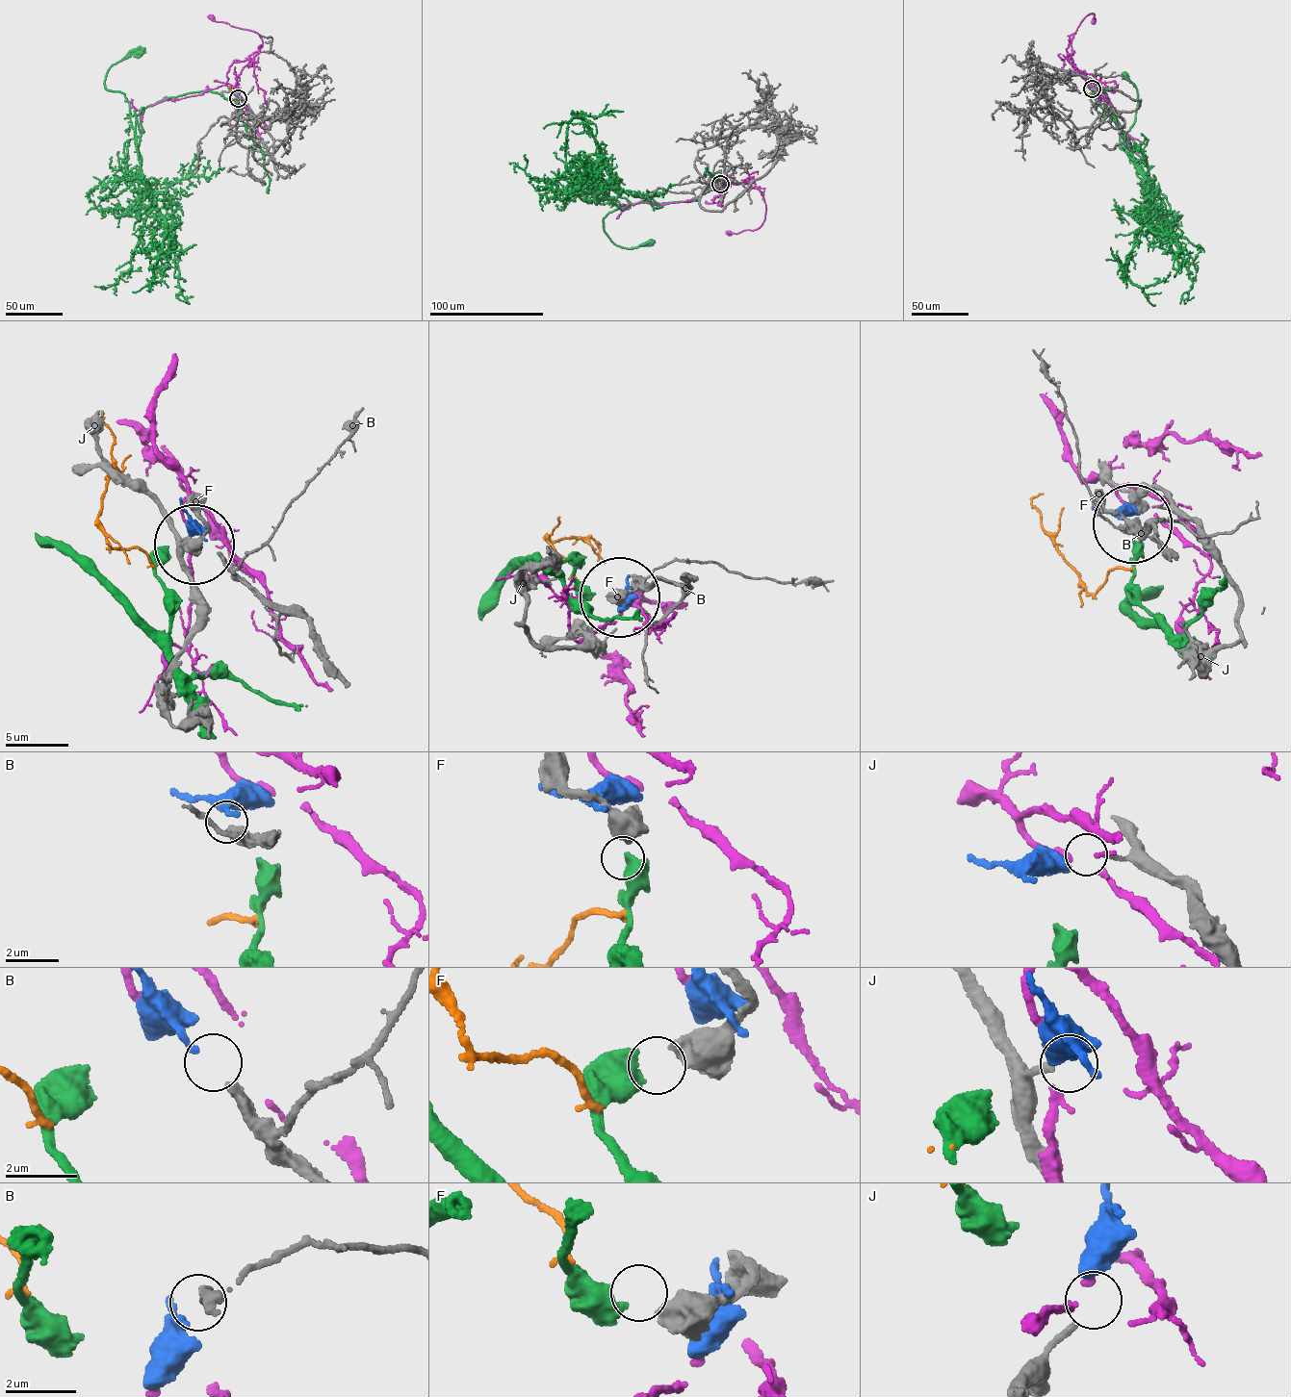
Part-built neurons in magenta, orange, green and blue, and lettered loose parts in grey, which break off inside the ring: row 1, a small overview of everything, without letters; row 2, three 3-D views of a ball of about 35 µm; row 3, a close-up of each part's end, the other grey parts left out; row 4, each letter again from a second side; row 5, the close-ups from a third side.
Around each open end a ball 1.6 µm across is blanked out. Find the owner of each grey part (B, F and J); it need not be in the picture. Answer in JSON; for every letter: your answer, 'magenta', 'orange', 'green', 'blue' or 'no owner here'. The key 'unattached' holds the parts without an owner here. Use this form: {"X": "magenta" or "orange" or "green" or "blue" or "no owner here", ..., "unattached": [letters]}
{"B": "no owner here", "F": "green", "J": "blue", "unattached": ["B"]}

